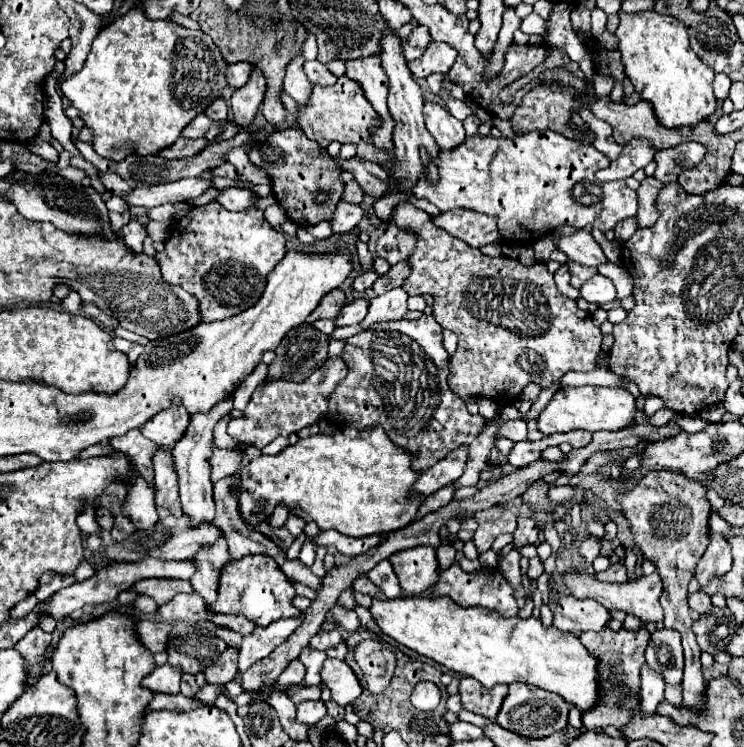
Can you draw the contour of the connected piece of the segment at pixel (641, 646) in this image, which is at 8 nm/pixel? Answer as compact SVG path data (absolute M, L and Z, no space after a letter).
M641 624L637 630L625 630L613 632L609 626L605 626L601 632L583 632L579 636L581 644L589 650L589 654L599 656L599 680L601 680L601 700L597 708L583 714L583 726L587 730L599 730L603 726L615 726L623 728L631 720L633 704L639 702L639 672L645 664L645 648L649 642L649 632L645 624Z

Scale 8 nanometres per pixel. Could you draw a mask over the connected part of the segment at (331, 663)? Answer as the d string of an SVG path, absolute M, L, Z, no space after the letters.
M327 658L321 668L321 680L331 690L331 698L339 706L347 706L355 702L361 694L361 686L353 674L353 670L345 664L345 660Z

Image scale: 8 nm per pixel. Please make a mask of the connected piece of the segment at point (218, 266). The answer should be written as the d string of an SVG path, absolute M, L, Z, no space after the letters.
M217 202L191 208L187 216L171 226L171 234L165 240L165 250L157 254L163 278L169 284L177 284L199 300L199 310L203 322L225 320L237 316L239 312L251 308L263 294L267 274L283 260L285 256L285 234L273 230L263 218L263 212L257 208L247 208L241 212L229 212Z

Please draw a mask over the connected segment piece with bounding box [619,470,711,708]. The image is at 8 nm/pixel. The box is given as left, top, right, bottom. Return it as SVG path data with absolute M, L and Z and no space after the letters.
M649 470L637 486L631 490L623 490L619 494L619 504L625 510L625 518L631 524L631 532L635 536L635 544L641 554L657 566L657 574L663 580L661 606L667 628L675 628L681 634L685 648L685 672L683 672L683 704L689 708L699 708L701 694L705 692L705 678L701 674L699 662L699 646L695 642L695 634L691 632L691 616L687 604L687 584L695 572L697 560L701 560L707 544L709 544L709 514L711 504L705 498L705 488L679 472L669 470Z

